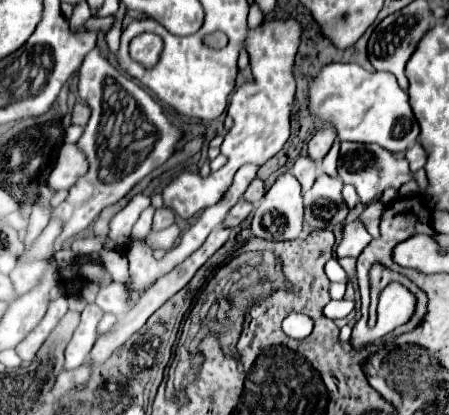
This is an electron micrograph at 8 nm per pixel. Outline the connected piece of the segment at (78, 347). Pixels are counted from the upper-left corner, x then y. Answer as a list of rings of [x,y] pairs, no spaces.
[[[88,304],[86,310],[82,312],[80,326],[76,328],[72,340],[66,346],[66,368],[68,370],[80,366],[88,358],[88,354],[96,342],[96,326],[98,326],[102,314],[104,312],[96,304]]]

